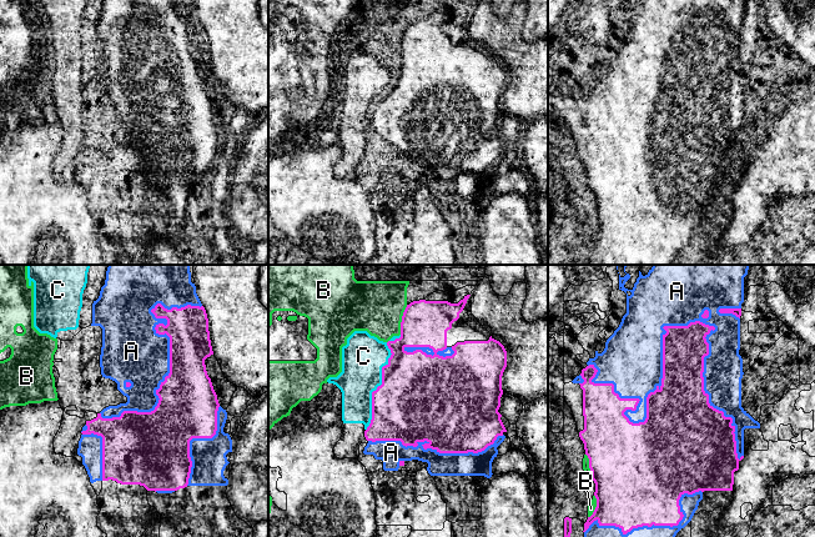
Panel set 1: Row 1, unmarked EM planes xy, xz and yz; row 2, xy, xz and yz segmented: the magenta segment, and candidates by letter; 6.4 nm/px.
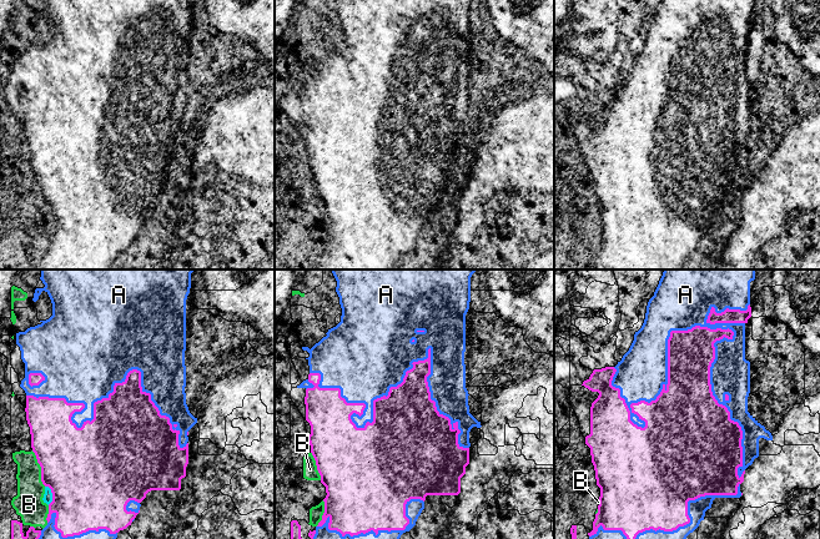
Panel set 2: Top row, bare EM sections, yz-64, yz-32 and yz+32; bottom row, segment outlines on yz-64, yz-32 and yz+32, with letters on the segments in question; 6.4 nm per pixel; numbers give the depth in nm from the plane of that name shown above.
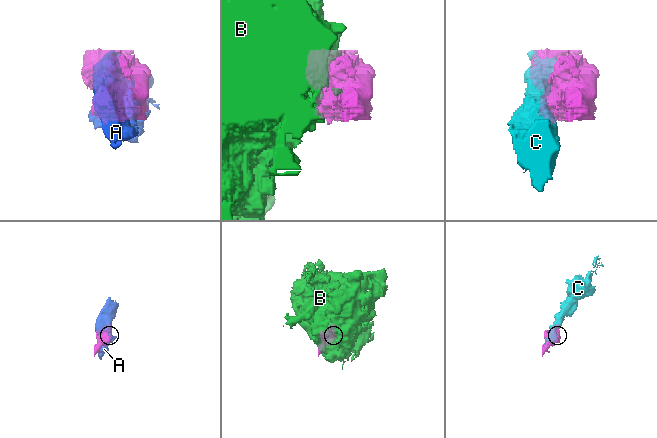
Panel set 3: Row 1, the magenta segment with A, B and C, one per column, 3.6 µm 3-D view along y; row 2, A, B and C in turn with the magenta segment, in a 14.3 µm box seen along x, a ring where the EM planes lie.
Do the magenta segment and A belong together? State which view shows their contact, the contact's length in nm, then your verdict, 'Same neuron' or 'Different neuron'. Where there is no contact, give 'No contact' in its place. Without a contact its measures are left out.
Touches magenta in yz. Shared border 1150 nm. Same neuron

